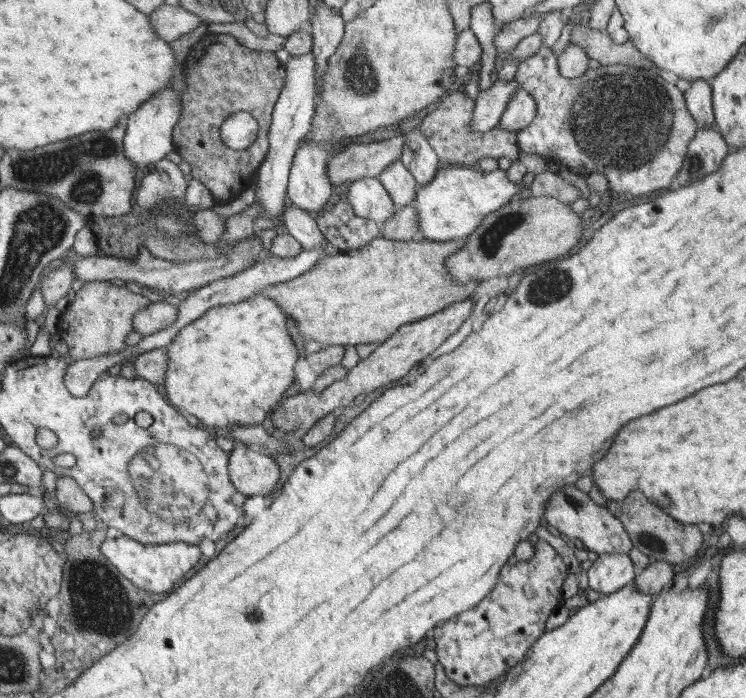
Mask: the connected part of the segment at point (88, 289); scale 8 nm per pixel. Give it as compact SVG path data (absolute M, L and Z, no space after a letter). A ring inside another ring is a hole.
M110 281L82 285L75 292L74 300L65 304L56 326L56 332L69 346L69 361L119 354L127 347L126 336L132 332L132 318L150 304L148 297L130 292L126 287L119 287Z

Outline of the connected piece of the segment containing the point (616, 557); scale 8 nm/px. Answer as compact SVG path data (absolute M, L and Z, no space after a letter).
M599 554L596 561L587 570L590 588L600 592L600 596L612 594L626 585L630 585L635 579L635 568L628 554Z

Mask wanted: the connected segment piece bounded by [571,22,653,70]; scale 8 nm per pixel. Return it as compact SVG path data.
M585 22L572 29L571 42L582 47L590 58L598 60L601 65L630 65L646 70L653 66L653 62L632 41L618 44L606 31L590 29Z

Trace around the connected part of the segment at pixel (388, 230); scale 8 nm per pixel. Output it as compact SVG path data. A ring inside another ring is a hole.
M412 203L398 207L395 215L384 222L384 238L390 240L414 240L419 237L420 230L418 211Z

